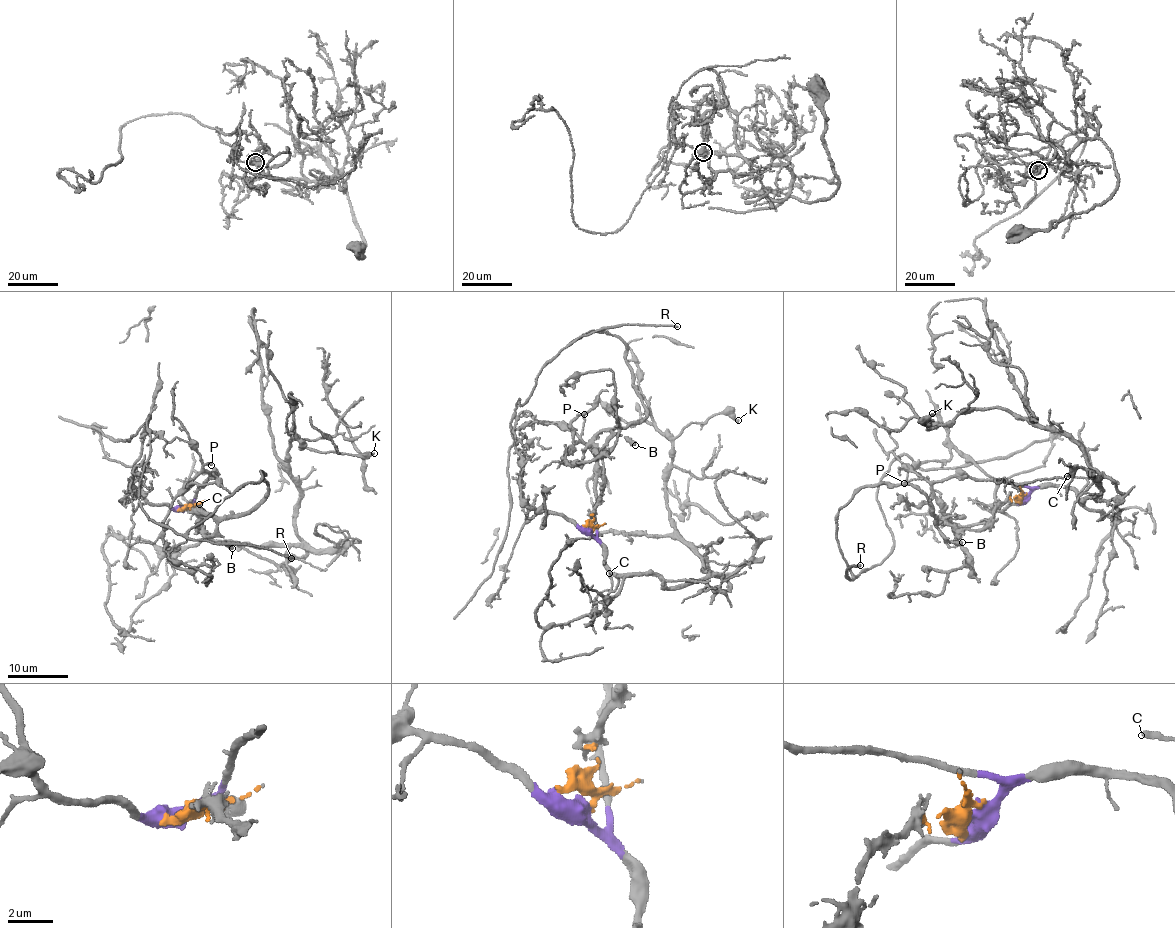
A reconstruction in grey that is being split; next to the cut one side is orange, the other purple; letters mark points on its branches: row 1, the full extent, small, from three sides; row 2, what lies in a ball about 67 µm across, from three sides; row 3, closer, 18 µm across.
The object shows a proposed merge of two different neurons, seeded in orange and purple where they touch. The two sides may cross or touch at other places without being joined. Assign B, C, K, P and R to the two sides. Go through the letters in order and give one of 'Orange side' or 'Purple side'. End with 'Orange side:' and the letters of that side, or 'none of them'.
B: Orange side
C: Purple side
K: Purple side
P: Purple side
R: Orange side
Orange side: B, R

